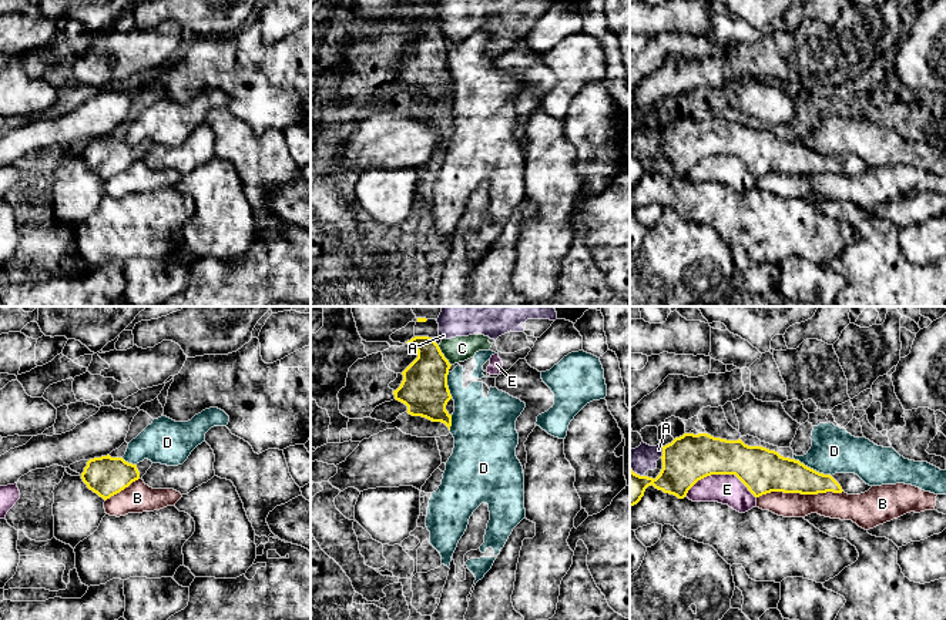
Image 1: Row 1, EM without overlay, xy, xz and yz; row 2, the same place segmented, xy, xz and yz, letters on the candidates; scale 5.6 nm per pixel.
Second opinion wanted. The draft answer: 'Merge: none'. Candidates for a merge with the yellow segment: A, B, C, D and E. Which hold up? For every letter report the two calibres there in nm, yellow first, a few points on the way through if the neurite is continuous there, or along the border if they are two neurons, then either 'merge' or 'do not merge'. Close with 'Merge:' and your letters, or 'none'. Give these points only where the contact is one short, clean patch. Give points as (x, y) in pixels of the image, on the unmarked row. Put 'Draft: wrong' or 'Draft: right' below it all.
A: 280 nm thick on the yellow side, 150 nm on the other; border along yz (663, 127), (660, 137); do not merge
B: 260 nm thick on the yellow side, 140 nm on the other; do not merge
C: 260 nm thick on the yellow side, 140 nm on the other; border along xz (438, 26), (450, 46); do not merge
D: 220 nm thick on the yellow side, 260 nm on the other; do not merge
E: 280 nm thick on the yellow side, 170 nm on the other; do not merge
Merge: none
Draft: right

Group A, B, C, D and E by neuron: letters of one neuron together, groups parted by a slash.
A C E / B / D

